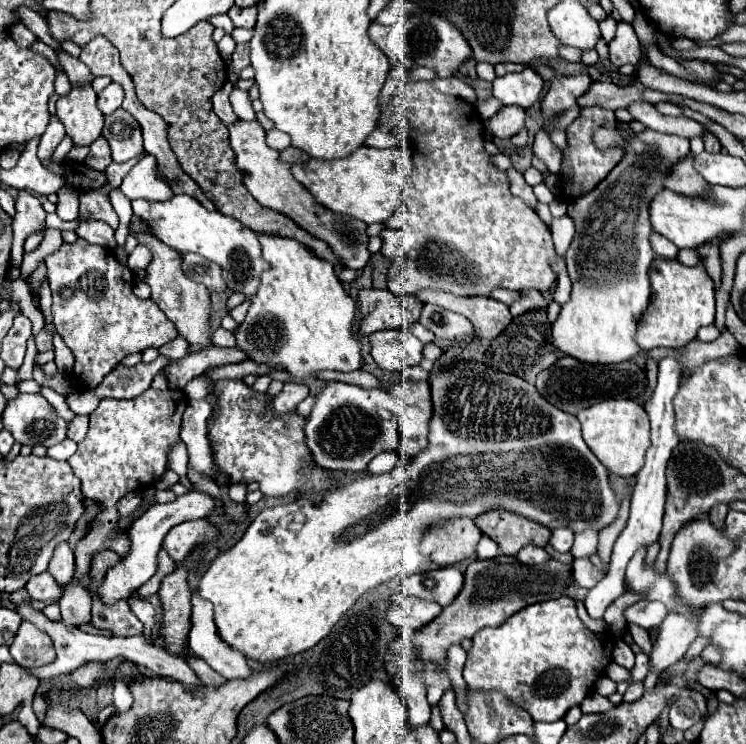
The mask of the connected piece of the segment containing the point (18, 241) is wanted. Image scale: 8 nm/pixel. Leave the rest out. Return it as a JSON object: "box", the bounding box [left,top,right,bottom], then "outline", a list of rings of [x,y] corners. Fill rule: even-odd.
{"box":[11,191,45,263],"outline":[[[19,191],[15,201],[15,215],[13,215],[13,249],[11,249],[11,263],[19,263],[23,255],[25,239],[45,227],[45,211],[41,201],[35,199],[29,191]]]}

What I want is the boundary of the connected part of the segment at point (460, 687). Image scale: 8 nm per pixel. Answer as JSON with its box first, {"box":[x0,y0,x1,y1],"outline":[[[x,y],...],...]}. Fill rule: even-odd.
{"box":[447,645,467,713],"outline":[[[452,645],[447,652],[447,673],[456,693],[458,709],[465,713],[467,705],[465,702],[466,682],[463,678],[463,667],[467,659],[467,652],[460,645]]]}

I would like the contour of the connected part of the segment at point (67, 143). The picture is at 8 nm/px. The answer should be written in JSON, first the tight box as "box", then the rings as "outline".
{"box":[53,136,73,161],"outline":[[[65,136],[61,143],[57,146],[53,153],[53,160],[55,161],[63,161],[65,159],[65,156],[67,153],[71,150],[73,147],[73,142],[69,136]]]}

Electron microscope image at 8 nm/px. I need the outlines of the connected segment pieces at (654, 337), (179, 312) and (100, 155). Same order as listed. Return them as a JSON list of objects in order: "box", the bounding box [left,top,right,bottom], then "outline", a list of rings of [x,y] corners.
[{"box":[635,259,715,351],"outline":[[[655,259],[649,267],[649,281],[651,281],[651,303],[641,313],[637,321],[637,333],[635,343],[641,347],[641,351],[651,351],[655,347],[667,347],[667,349],[679,349],[685,347],[689,341],[697,337],[697,329],[705,325],[715,323],[715,289],[713,281],[707,275],[703,267],[685,267],[677,259]]]},{"box":[129,225,211,351],"outline":[[[129,225],[129,235],[135,235],[137,241],[153,253],[153,259],[147,265],[145,277],[143,277],[143,281],[151,287],[151,299],[169,317],[169,321],[175,323],[177,331],[191,343],[193,351],[209,345],[211,343],[211,333],[209,333],[207,319],[209,319],[211,301],[209,301],[209,291],[205,289],[205,285],[199,285],[199,283],[191,281],[189,277],[185,277],[185,273],[181,269],[181,255],[177,251],[173,251],[171,247],[163,245],[151,233],[145,233],[145,231],[135,231],[133,233],[133,225]]]},{"box":[85,137,111,171],"outline":[[[97,137],[97,141],[93,141],[91,145],[91,153],[85,159],[85,165],[91,165],[93,169],[105,171],[107,165],[111,165],[111,153],[109,153],[109,143],[103,141],[103,137]]]}]

